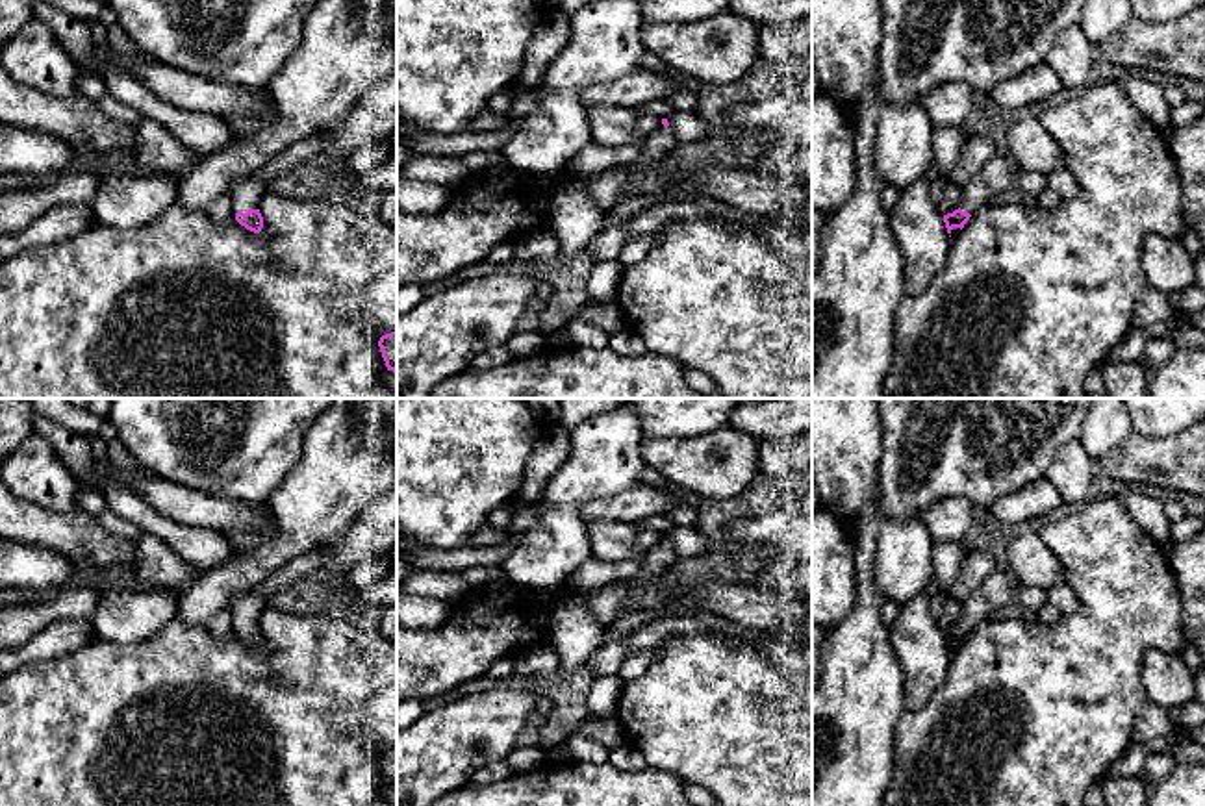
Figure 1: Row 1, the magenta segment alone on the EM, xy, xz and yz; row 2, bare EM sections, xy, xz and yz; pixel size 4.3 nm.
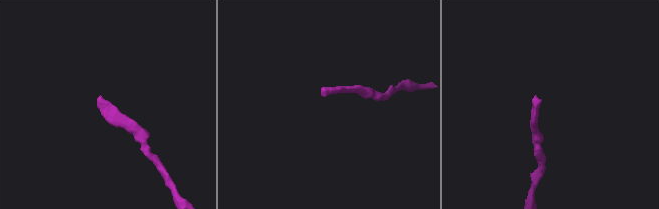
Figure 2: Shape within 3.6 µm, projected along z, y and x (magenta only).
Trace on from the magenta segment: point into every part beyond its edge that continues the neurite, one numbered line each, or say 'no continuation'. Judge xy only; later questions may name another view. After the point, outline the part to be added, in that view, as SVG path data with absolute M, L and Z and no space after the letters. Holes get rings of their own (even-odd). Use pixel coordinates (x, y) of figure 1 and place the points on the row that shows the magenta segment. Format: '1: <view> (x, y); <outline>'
1: xy (247, 193); M250 174L235 182L226 195L230 196L235 213L247 213L250 209L260 209L260 202L267 191L269 183Z

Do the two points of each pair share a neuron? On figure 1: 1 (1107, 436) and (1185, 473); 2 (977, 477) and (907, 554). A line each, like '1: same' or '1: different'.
1: different
2: different

